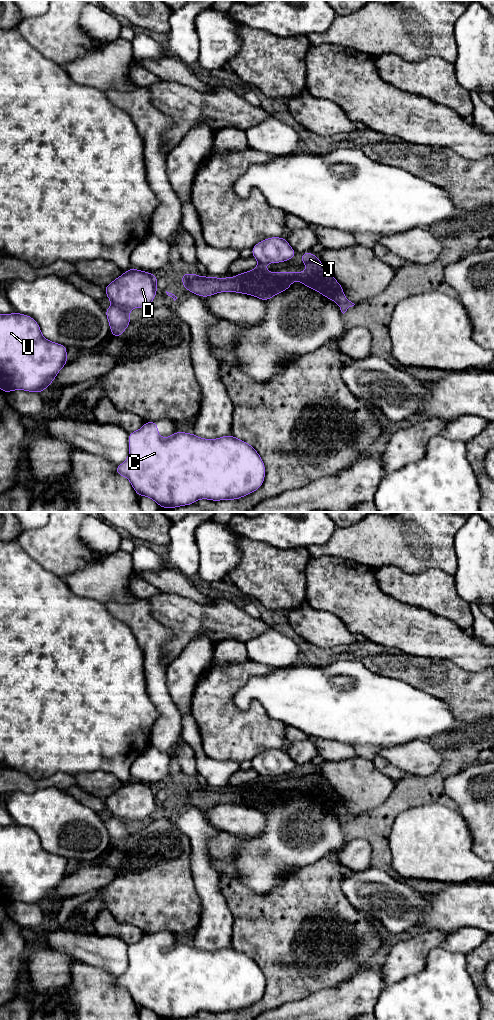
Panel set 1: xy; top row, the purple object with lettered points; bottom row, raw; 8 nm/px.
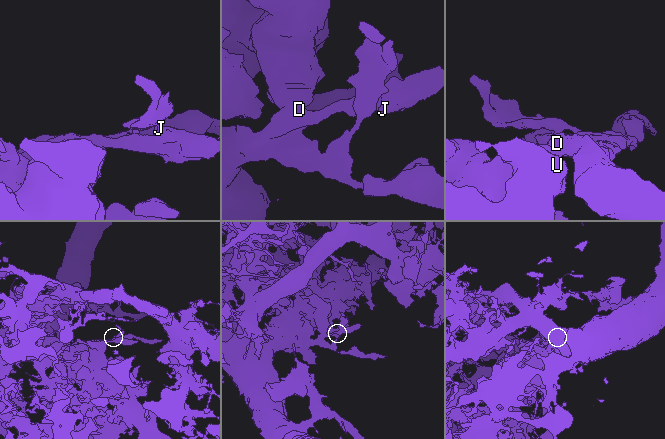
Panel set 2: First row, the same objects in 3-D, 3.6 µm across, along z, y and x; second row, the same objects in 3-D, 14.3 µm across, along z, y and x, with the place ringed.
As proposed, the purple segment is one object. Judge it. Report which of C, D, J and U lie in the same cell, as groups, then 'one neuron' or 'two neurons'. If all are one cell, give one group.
C D U / J | two neurons

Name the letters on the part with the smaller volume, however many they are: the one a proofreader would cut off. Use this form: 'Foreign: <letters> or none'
Foreign: J

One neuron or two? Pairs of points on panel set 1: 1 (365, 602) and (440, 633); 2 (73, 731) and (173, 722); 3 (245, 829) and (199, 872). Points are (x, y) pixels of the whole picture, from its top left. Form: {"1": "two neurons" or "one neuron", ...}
{"1": "one neuron", "2": "two neurons", "3": "two neurons"}

